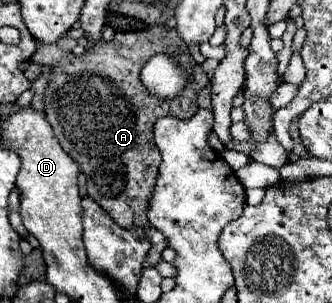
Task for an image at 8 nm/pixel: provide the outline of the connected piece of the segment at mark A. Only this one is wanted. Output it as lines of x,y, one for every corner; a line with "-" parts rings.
154,24
146,30
116,32
114,40
98,40
82,56
62,50
60,46
42,46
38,42
36,54
30,62
48,66
52,76
44,90
44,112
62,148
80,164
86,174
88,196
98,202
118,226
144,226
151,243
146,266
162,262
162,250
168,246
162,236
148,222
148,200
152,196
158,166
162,162
152,138
152,128
162,116
192,118
198,112
196,94
208,86
208,74
194,62
190,54
184,54
180,66
190,70
190,80
184,86
184,94
174,98
156,98
140,82
140,70
144,64
160,54
176,50
180,36
166,24

